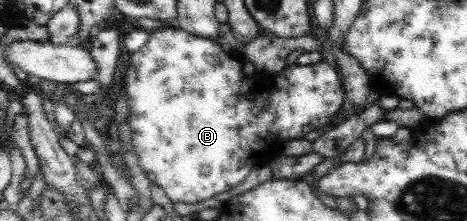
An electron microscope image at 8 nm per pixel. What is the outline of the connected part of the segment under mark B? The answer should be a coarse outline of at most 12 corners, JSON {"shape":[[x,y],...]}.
{"shape":[[150,31],[126,89],[134,151],[173,203],[240,185],[342,109],[324,59],[247,78]]}

